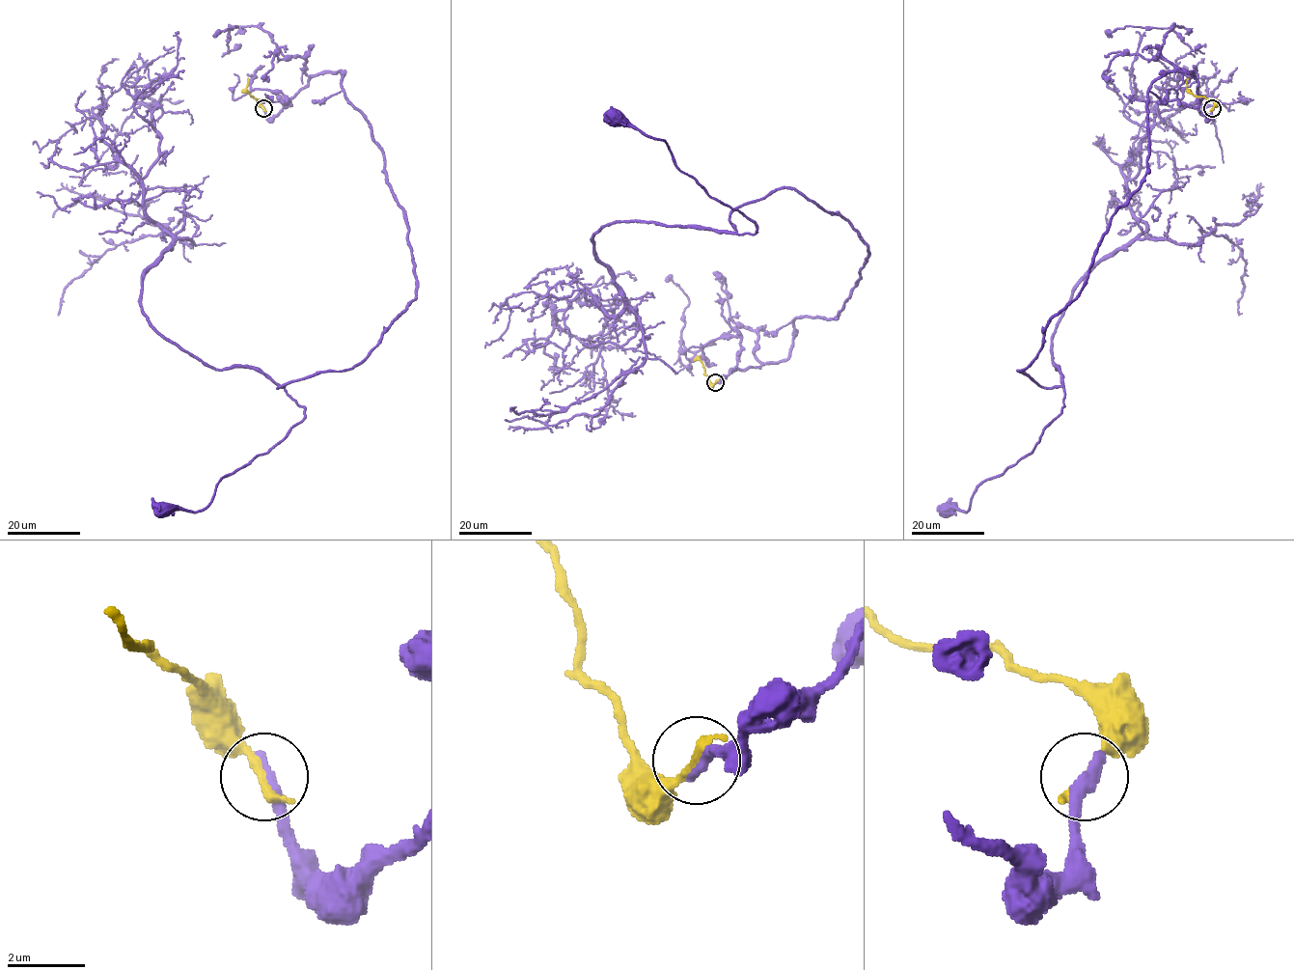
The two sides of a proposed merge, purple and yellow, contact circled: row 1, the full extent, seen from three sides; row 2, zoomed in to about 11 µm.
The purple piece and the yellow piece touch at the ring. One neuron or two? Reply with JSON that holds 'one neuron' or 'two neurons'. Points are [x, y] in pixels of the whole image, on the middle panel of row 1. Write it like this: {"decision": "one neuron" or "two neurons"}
{"decision": "two neurons"}

